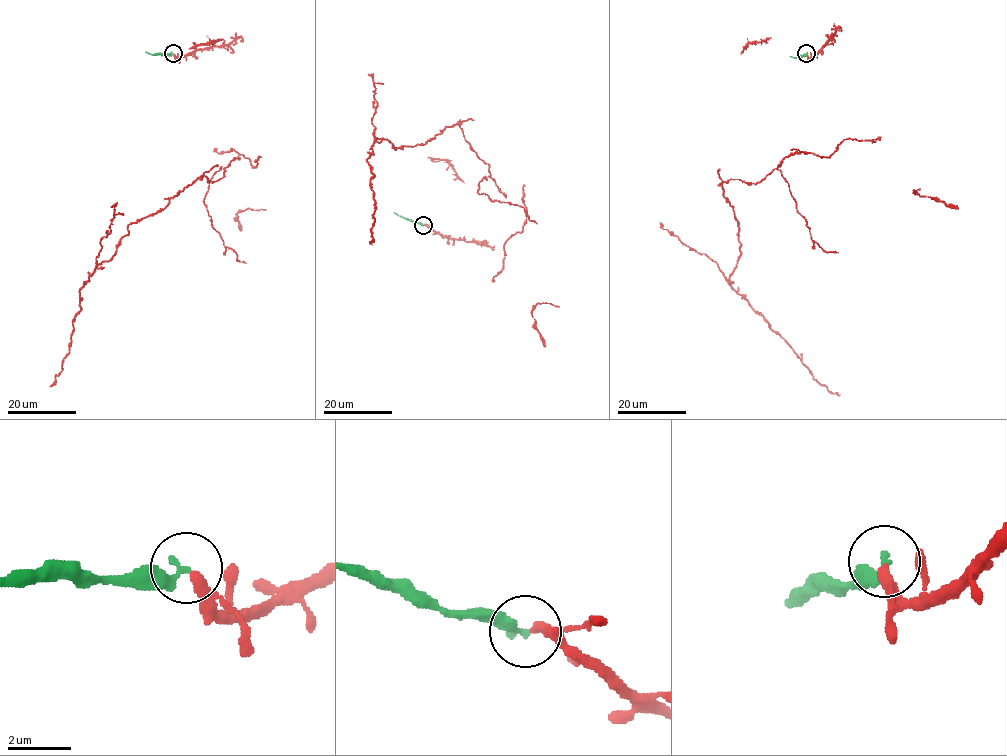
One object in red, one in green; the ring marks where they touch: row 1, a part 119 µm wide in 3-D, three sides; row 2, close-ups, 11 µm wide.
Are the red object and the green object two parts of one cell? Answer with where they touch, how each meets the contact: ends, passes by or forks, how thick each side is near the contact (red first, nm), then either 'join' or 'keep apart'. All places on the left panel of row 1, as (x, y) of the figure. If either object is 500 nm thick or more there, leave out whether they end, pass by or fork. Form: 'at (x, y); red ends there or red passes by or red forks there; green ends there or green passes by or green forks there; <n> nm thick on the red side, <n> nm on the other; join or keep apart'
at (173, 53); red ends there; green ends there; 340 nm thick on the red side, 280 nm on the other; join

